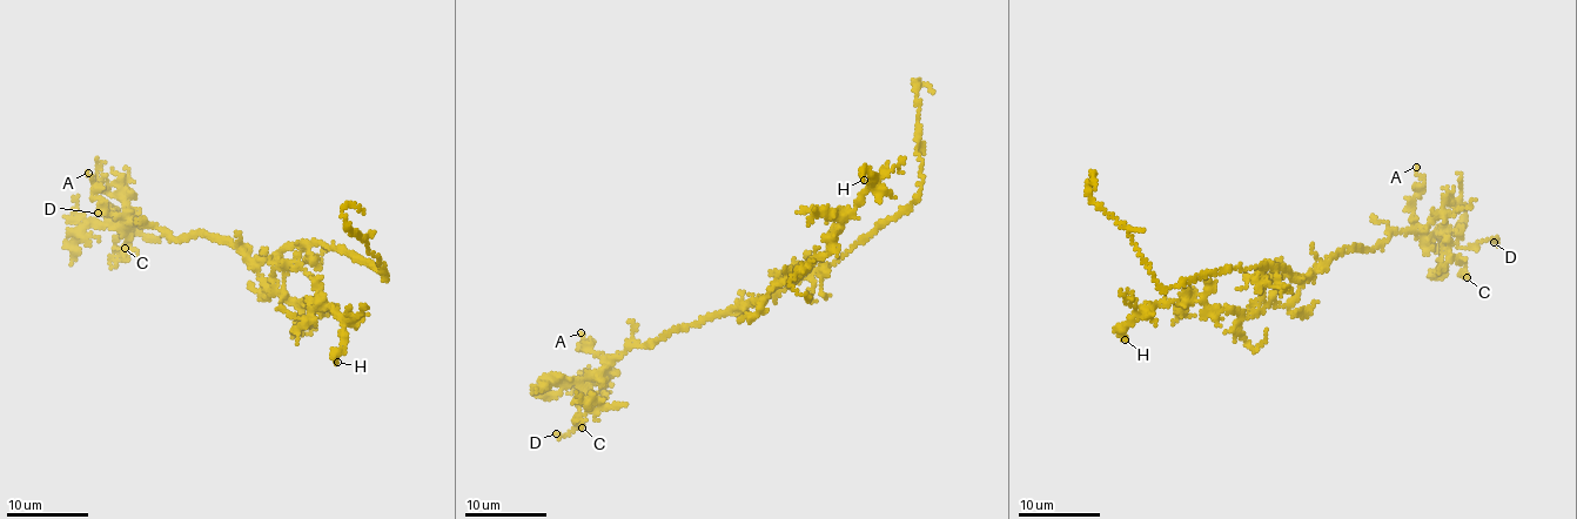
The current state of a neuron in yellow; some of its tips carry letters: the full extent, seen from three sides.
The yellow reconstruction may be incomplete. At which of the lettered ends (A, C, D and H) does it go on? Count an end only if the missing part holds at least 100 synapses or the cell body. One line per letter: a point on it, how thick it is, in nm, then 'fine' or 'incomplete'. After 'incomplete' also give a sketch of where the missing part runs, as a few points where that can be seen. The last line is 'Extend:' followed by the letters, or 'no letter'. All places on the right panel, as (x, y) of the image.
A: (1416, 167) | 120 nm | fine
C: (1467, 277) | 120 nm | fine
D: (1494, 242) | 140 nm | fine
H: (1125, 339) | 170 nm | fine
Extend: no letter

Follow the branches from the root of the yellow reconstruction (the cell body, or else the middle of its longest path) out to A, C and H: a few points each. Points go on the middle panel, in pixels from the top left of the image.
A: (786, 285), (752, 304), (673, 329), (652, 343), (631, 344), (609, 359), (583, 348), (581, 332)
C: (786, 285), (652, 343), (631, 344), (578, 383), (597, 400), (574, 420), (583, 420), (582, 427)
H: (786, 285), (755, 304), (778, 284), (793, 281), (829, 249), (841, 220), (872, 186), (866, 170), (864, 180)

